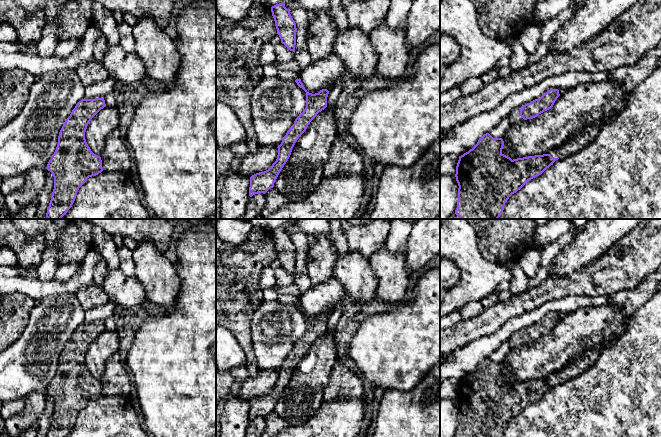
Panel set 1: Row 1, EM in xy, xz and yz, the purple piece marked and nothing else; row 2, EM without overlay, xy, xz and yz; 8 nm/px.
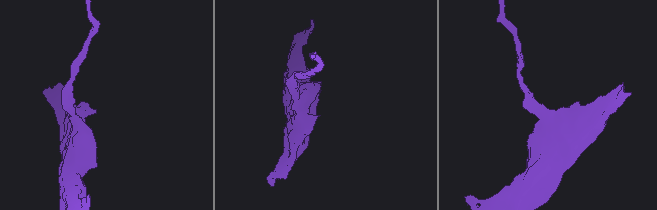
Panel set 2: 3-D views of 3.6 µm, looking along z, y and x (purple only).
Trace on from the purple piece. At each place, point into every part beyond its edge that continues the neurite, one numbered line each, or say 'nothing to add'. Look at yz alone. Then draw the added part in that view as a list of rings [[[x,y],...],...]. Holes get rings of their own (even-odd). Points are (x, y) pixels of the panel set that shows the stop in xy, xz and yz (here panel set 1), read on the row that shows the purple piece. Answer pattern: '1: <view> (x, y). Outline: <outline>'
1: yz (514, 117). Outline: [[[522,106],[516,107],[512,110],[512,112],[509,115],[509,120],[511,124],[517,124],[522,122],[524,119],[520,116],[520,110]]]

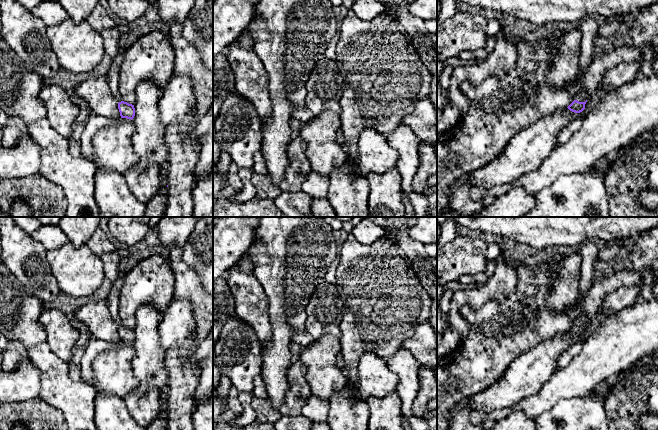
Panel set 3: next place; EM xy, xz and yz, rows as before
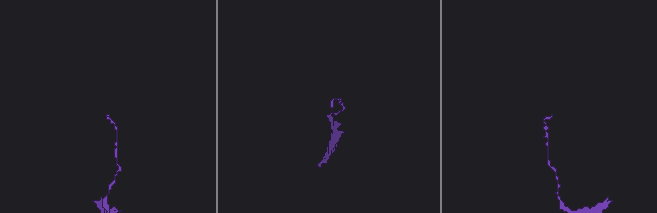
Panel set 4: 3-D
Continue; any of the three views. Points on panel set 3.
1: yz (582, 96). Outline: [[[582,91],[578,94],[576,100],[579,102],[585,102],[588,99],[588,94],[585,91]]]

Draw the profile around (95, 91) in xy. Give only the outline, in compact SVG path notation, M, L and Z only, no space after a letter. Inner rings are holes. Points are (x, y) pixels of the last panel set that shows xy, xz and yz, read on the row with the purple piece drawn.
M106 75L89 77L81 81L75 92L89 105L96 115L116 121L121 118L118 101L113 96Z

